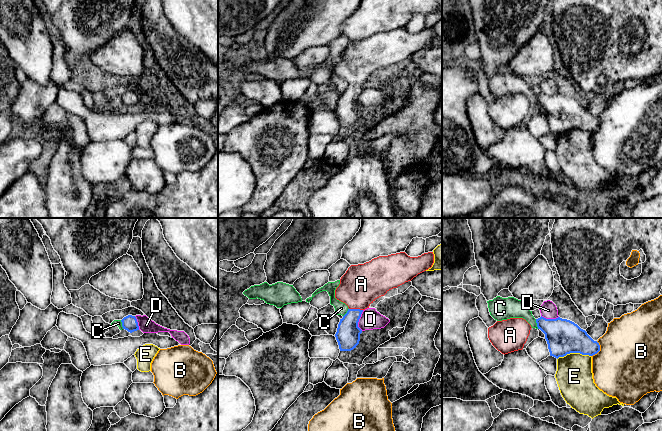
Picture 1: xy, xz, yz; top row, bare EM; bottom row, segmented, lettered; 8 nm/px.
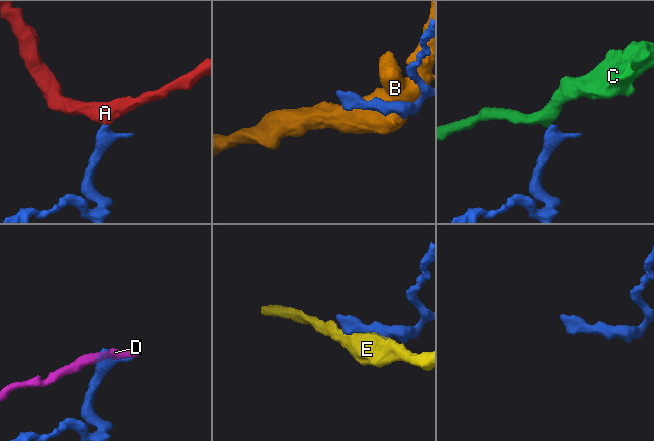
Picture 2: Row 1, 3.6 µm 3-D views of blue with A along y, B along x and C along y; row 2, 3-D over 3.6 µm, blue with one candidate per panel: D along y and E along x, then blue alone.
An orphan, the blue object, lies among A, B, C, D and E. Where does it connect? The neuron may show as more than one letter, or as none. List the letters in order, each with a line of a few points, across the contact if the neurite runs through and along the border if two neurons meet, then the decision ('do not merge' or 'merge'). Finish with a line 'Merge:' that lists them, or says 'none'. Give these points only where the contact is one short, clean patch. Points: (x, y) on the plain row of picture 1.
A: xz (348, 109), (348, 100), (356, 85), (357, 66), (361, 60) | merge
B: do not merge
C: yz (535, 95), (538, 104) | do not merge
D: do not merge
E: do not merge
Merge: A

